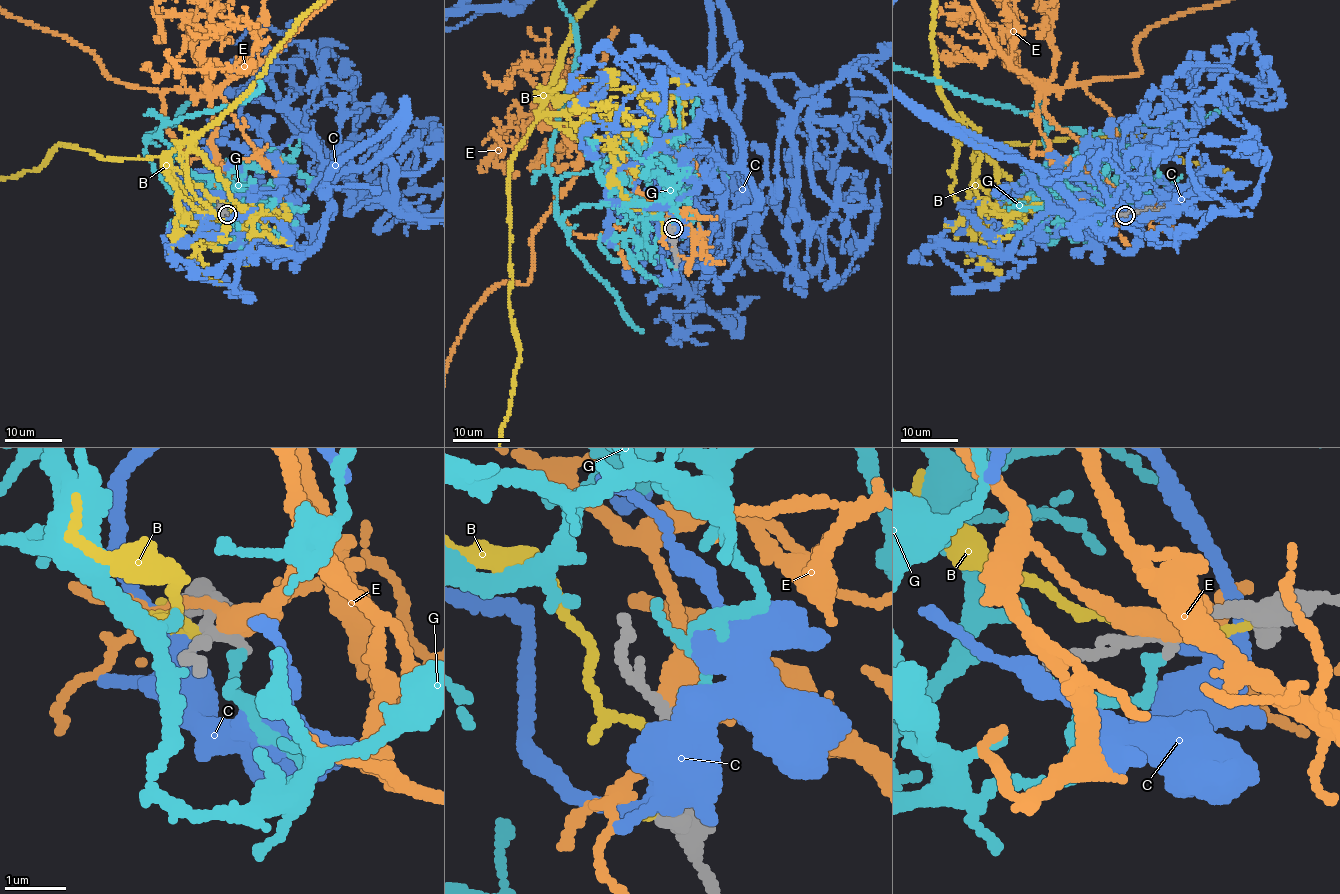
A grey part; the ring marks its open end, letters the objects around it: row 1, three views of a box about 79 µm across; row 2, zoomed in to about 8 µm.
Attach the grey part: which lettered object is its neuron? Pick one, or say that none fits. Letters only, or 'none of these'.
G

